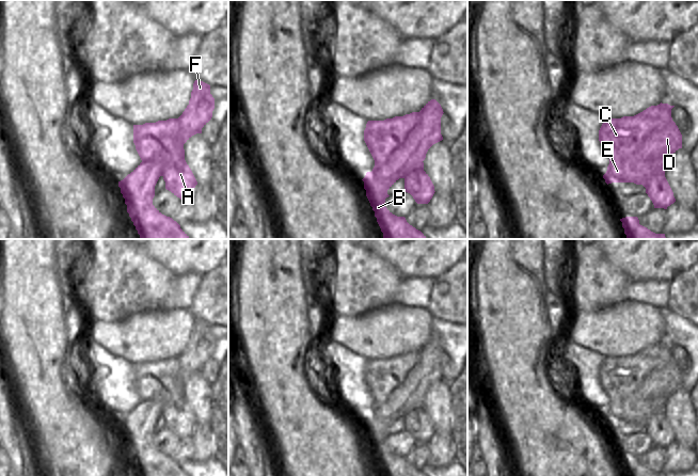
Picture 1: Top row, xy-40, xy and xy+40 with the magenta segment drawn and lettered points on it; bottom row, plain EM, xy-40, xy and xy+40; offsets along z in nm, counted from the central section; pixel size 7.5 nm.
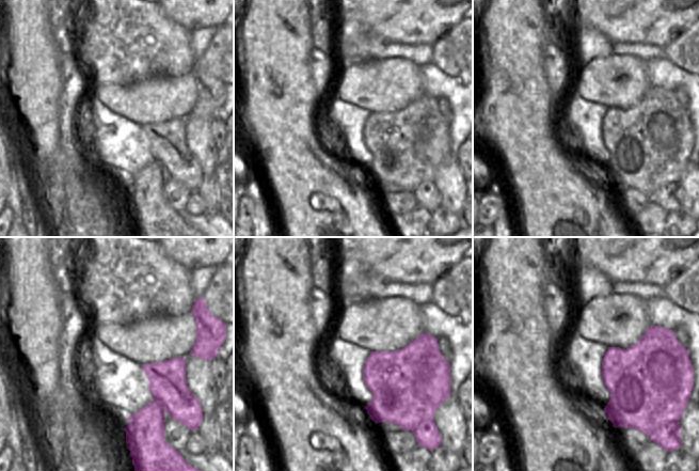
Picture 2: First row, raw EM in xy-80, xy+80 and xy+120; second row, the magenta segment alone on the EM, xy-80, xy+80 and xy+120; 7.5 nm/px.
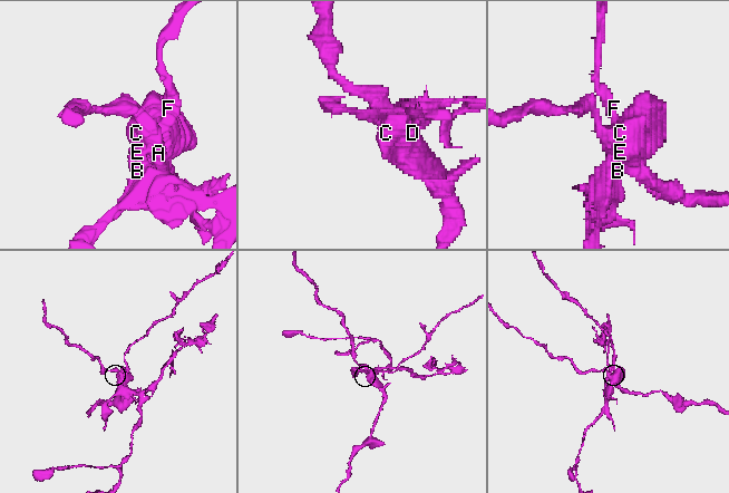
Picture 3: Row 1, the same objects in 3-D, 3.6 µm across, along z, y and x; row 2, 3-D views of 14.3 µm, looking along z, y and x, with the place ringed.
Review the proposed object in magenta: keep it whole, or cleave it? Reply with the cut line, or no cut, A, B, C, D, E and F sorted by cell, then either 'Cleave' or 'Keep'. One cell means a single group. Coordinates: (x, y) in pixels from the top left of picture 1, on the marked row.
Split along xy+40 (672, 121), (654, 130), (644, 141), (639, 149), (640, 159). Groups: A C E / B D F. Cleave

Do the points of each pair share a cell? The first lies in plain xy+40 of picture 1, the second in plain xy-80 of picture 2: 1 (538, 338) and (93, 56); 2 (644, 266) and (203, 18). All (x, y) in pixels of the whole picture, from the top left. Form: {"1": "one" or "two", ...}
{"1": "two", "2": "one"}

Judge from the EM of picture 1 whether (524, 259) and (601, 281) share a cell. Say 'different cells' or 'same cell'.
different cells

